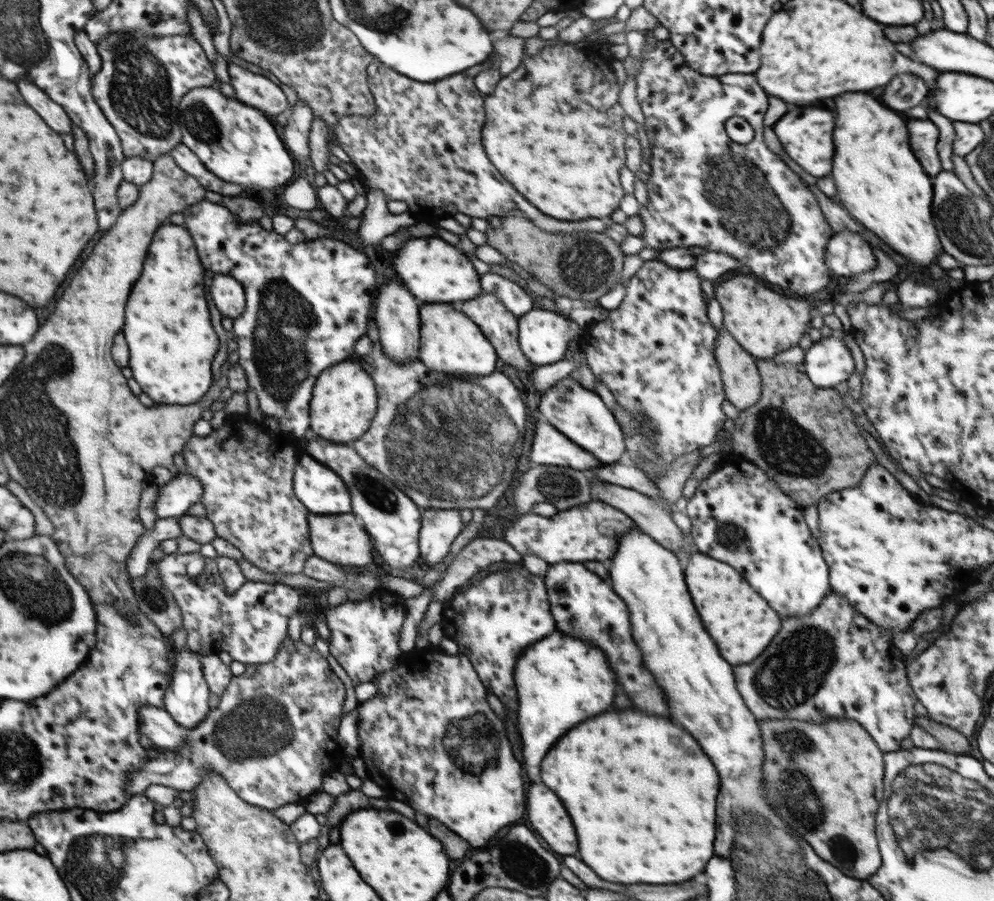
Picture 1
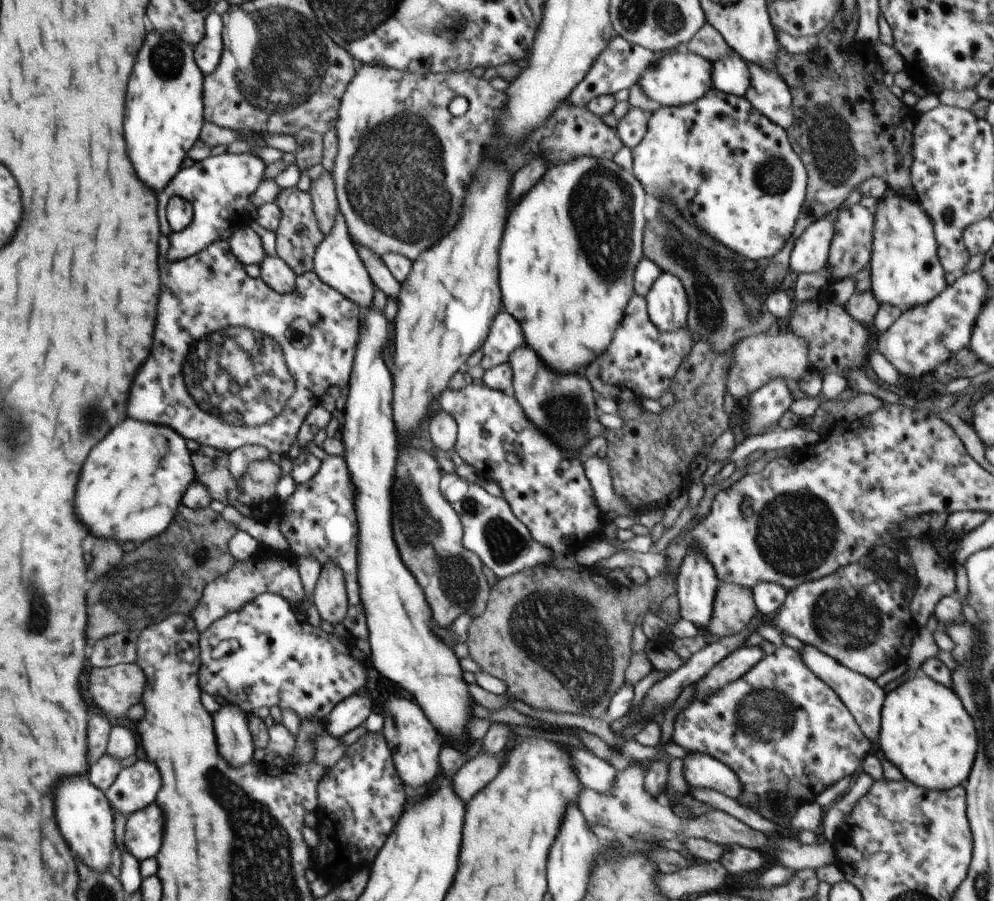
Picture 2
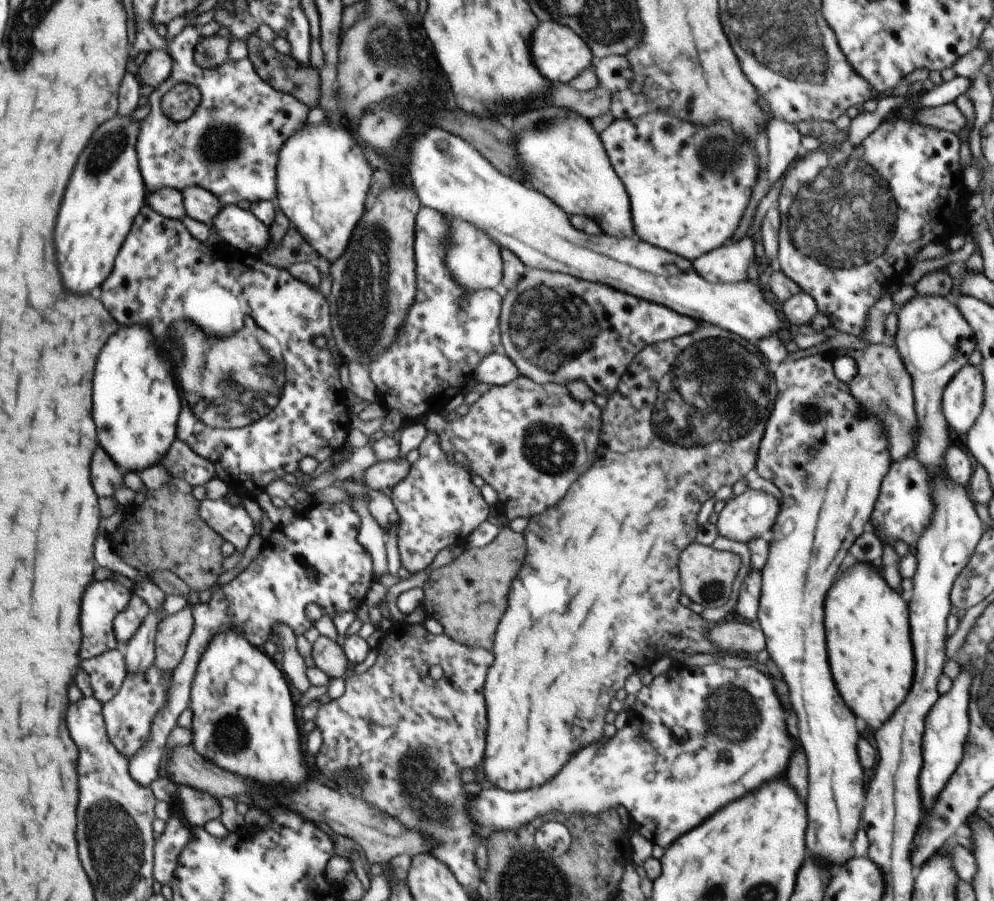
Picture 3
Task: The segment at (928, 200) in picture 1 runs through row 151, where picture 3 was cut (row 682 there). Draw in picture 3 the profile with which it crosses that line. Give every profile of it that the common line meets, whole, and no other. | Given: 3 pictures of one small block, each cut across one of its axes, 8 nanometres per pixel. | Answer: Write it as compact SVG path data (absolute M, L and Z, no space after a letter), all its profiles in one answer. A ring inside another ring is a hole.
M850 564L828 590L824 604L828 660L836 688L848 708L874 730L904 702L914 678L908 604L871 564Z

